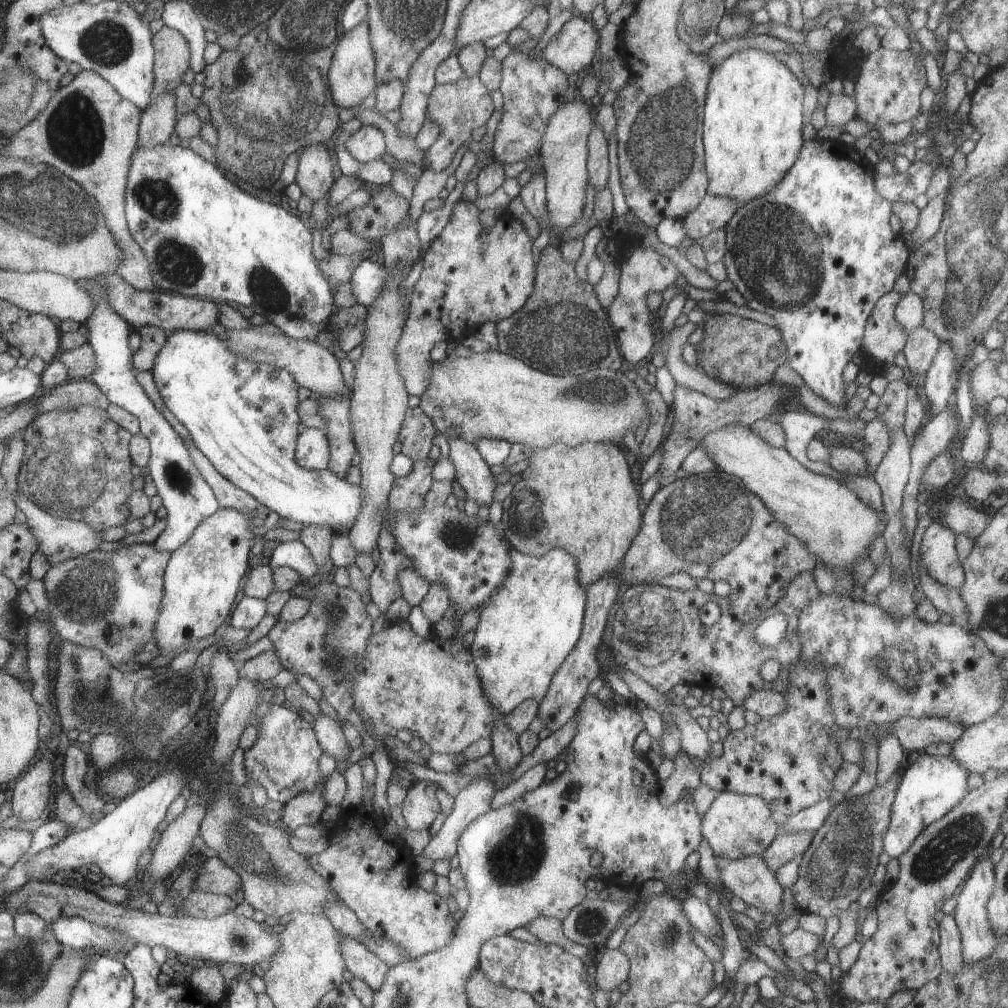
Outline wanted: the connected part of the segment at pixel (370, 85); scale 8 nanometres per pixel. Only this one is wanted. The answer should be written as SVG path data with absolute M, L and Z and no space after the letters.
M367 20L360 22L356 28L344 31L342 38L334 42L333 66L330 66L329 84L332 88L334 102L338 107L353 108L362 105L363 100L378 88L376 74L377 58L370 42L369 25Z

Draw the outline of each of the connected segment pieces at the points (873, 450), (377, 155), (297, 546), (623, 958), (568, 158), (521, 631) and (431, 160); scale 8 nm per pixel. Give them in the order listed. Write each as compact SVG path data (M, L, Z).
M876 418L864 426L861 435L864 438L864 444L866 444L863 452L866 464L870 466L870 470L876 471L888 448L890 448L890 444L892 444L890 430L888 430L888 426L882 420Z
M364 126L344 142L344 148L360 163L381 159L386 151L384 134L372 126Z
M299 541L271 545L268 550L268 557L269 566L292 568L304 580L317 576L320 572L320 568L318 568L317 562L314 562L313 554L310 554L309 548Z
M606 950L596 966L596 986L609 994L629 978L629 961L626 954L616 950Z
M584 100L570 101L562 103L556 113L550 116L538 154L545 167L545 200L548 218L552 222L550 226L560 238L566 228L580 220L589 182L586 180L589 178L589 174L586 174L586 158L589 158L588 134L592 130L592 118L588 108L582 104Z
M552 548L539 556L521 551L512 551L513 568L504 584L494 592L488 604L480 612L480 622L474 630L471 654L485 688L486 698L490 700L496 715L510 715L522 702L536 698L540 703L553 681L554 674L561 669L581 639L582 618L586 590L578 579L577 559L562 548Z
M462 77L456 83L434 86L430 94L428 119L441 124L443 131L435 144L426 151L424 164L426 169L434 171L445 170L452 162L462 144L470 142L472 132L486 125L490 116L495 112L491 93L484 87L479 78Z

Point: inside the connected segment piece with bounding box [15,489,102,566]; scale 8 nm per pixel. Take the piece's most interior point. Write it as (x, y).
(59, 539)

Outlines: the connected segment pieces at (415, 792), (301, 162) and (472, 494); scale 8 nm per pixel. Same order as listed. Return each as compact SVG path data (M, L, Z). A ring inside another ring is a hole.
M419 780L410 786L402 806L406 830L416 832L429 829L438 814L442 812L436 796L438 789L440 786L437 783L428 780Z
M310 144L304 150L298 150L298 172L296 181L303 196L318 201L334 183L334 164L330 160L324 144Z
M446 436L446 440L450 445L449 460L456 470L455 481L466 492L466 498L474 500L479 506L490 507L494 502L494 488L497 484L489 465L473 443L452 436Z

